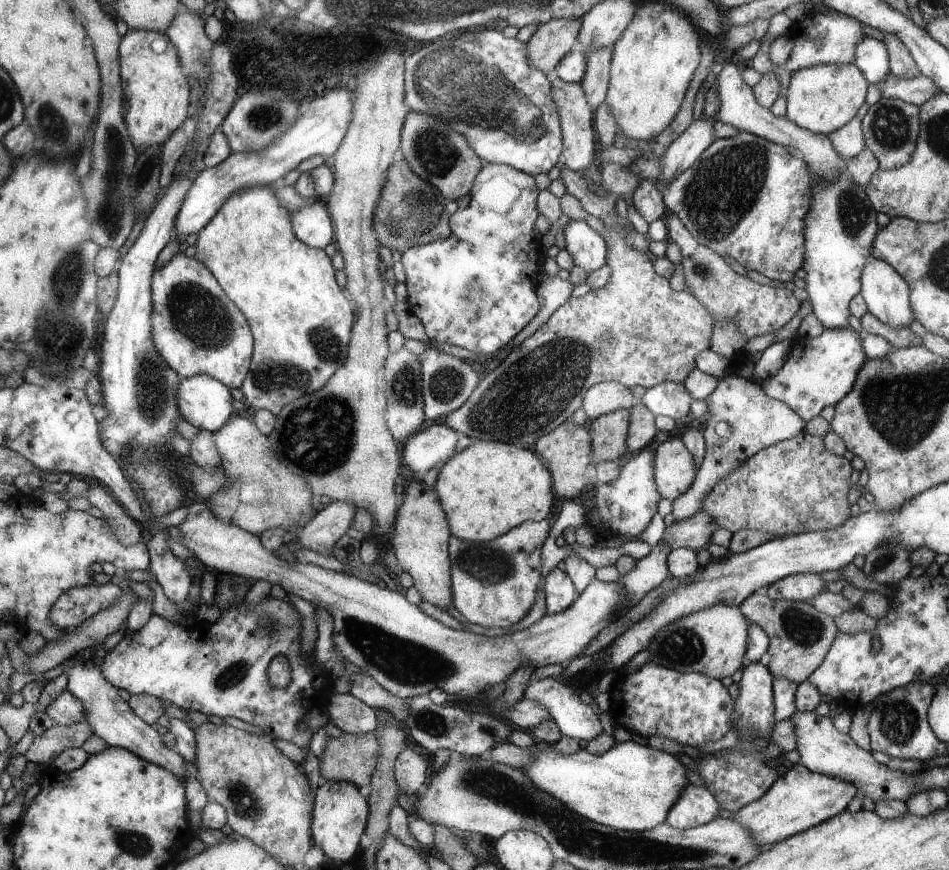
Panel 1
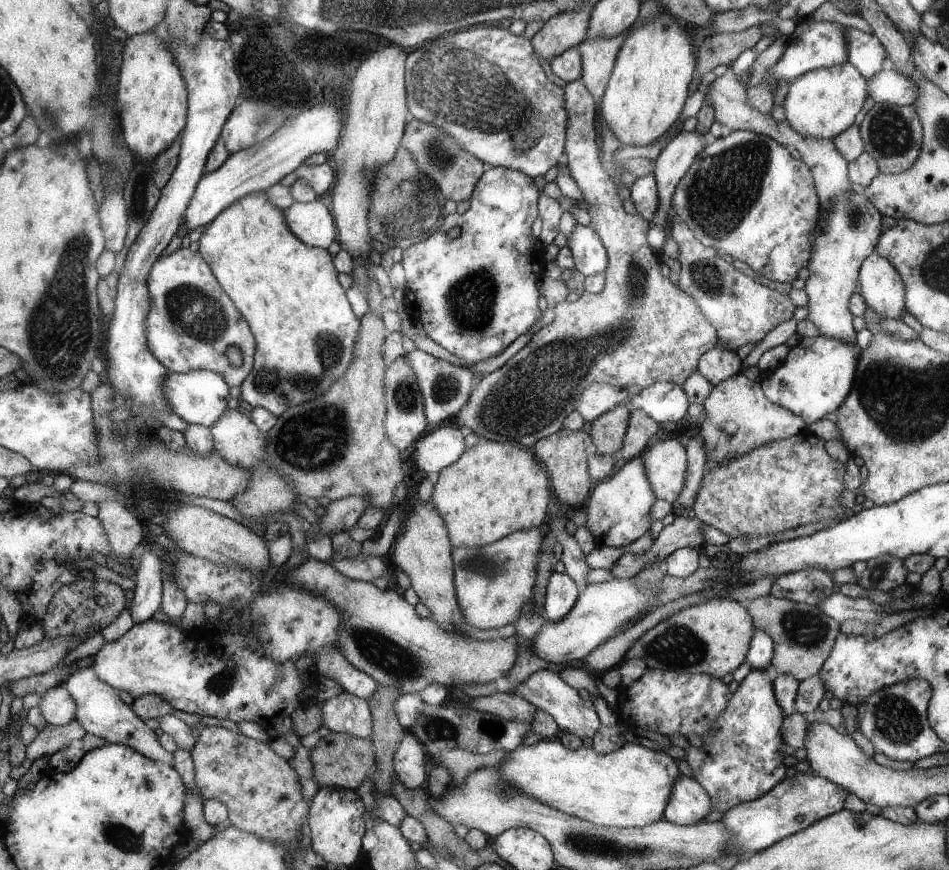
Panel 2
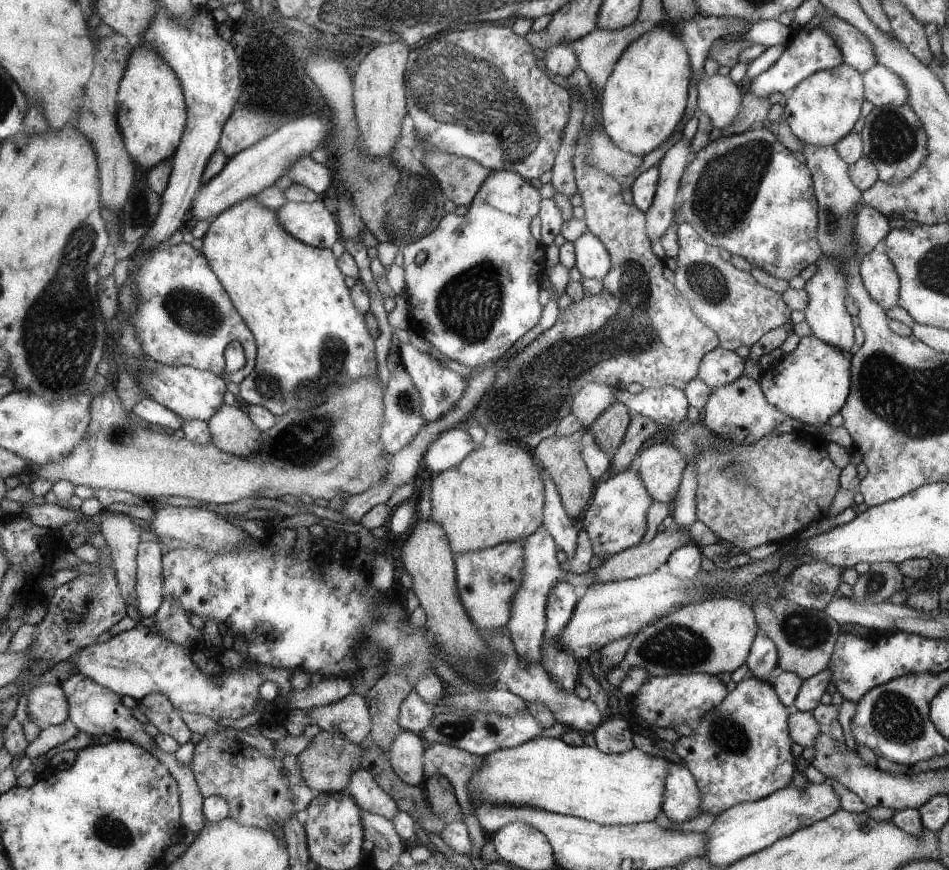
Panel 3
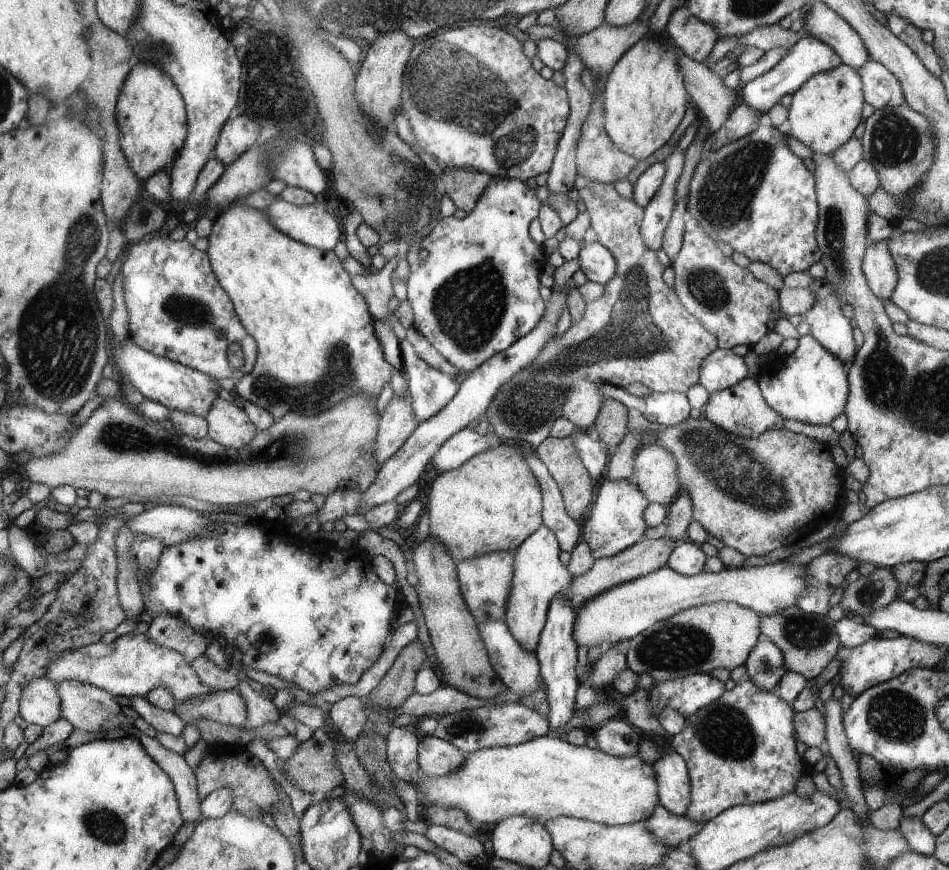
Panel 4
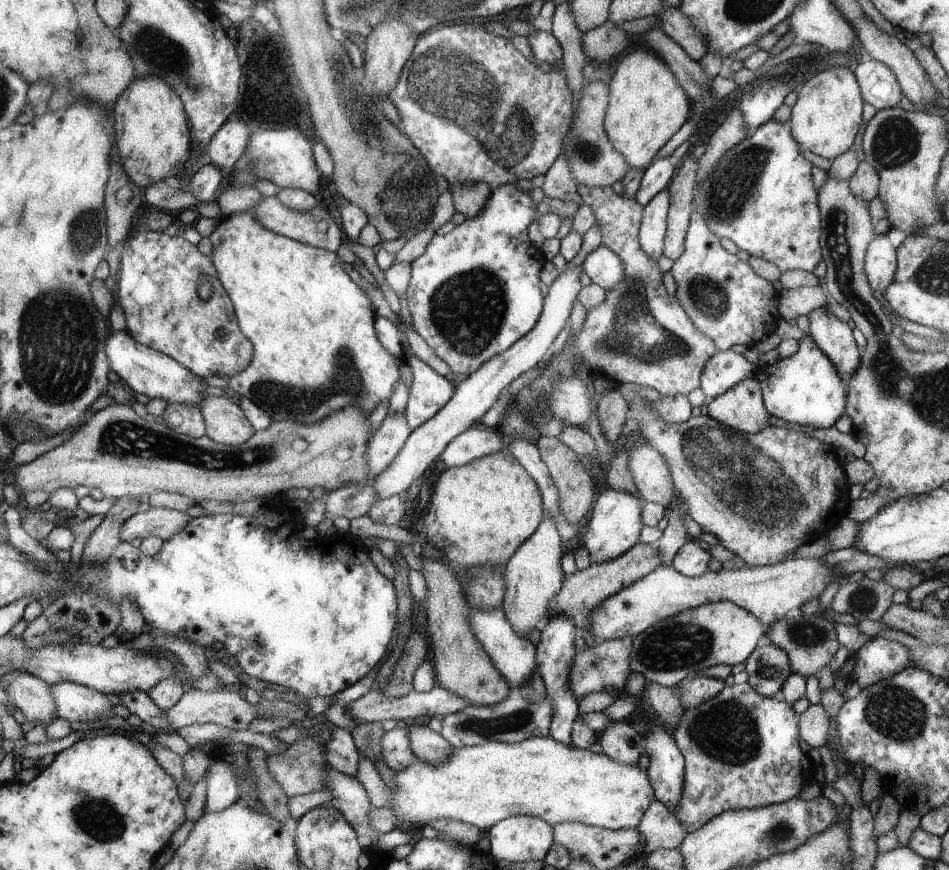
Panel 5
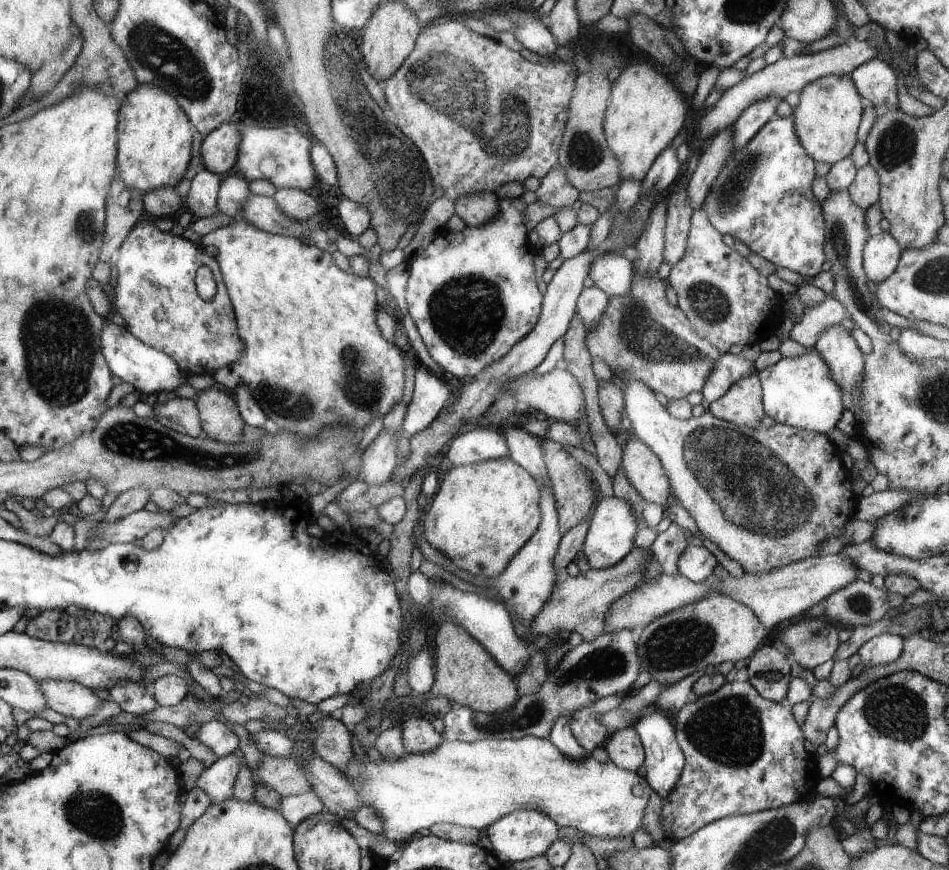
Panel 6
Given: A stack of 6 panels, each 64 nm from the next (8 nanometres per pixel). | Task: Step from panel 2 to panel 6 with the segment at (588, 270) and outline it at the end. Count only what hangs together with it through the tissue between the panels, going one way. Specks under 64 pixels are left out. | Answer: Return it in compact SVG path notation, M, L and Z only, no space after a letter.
M610 252L608 256L604 254L602 258L598 256L592 262L590 278L609 298L626 296L634 278L632 261L624 254L614 252Z

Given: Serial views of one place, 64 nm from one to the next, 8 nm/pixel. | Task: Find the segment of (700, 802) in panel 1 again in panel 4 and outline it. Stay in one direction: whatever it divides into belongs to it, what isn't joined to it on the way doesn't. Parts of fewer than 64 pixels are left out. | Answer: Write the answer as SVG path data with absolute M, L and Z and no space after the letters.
M660 742L659 745L666 751L653 764L657 771L659 804L668 809L668 812L683 817L687 814L693 798L688 763L668 742Z

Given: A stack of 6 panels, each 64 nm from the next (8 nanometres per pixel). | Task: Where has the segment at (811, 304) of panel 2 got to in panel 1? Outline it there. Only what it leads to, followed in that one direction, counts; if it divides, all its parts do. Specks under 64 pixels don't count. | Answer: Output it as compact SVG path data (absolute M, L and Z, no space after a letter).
M846 173L825 185L818 177L811 178L813 183L813 208L805 218L805 260L802 268L806 272L806 292L812 302L814 314L822 322L824 329L845 329L850 316L850 300L861 292L861 272L872 257L873 242L881 230L876 222L877 209L870 202L866 185L854 182Z

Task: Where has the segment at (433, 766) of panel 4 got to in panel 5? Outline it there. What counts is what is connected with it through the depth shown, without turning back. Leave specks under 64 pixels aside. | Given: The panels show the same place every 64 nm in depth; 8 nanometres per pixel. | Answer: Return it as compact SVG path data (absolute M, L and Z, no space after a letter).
M427 721L422 725L408 726L408 740L415 758L425 759L426 762L446 762L450 758L452 748L439 734L427 726Z

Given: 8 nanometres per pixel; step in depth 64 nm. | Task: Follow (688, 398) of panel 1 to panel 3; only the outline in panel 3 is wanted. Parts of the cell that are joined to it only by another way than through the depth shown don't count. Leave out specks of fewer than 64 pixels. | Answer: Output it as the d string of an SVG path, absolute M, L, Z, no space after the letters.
M672 385L644 389L638 394L631 394L627 390L615 390L615 395L616 401L630 408L632 416L644 415L657 425L671 428L687 418L686 414L690 406L685 391Z

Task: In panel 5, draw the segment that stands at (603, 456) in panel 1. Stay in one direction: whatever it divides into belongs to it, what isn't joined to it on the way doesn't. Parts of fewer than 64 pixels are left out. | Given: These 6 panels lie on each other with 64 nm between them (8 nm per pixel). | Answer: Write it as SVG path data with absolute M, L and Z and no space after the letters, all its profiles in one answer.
M610 388L599 397L598 418L602 424L602 432L610 442L616 443L620 436L627 433L625 423L628 410L627 399L618 389Z

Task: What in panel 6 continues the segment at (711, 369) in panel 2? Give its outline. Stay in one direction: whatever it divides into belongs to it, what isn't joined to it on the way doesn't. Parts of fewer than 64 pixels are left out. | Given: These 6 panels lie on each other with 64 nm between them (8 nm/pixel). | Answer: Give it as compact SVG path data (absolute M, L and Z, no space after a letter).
M724 353L718 364L714 366L713 374L701 394L708 402L715 402L718 398L722 398L741 377L752 371L756 371L754 363L748 362L741 354Z

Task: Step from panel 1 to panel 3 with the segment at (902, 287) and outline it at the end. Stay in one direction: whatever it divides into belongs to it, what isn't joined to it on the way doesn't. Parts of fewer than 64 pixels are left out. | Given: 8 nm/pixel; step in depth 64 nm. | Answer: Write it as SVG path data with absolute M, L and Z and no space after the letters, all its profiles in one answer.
M884 241L861 259L861 277L870 296L884 308L898 307L901 294L901 277L885 251Z

